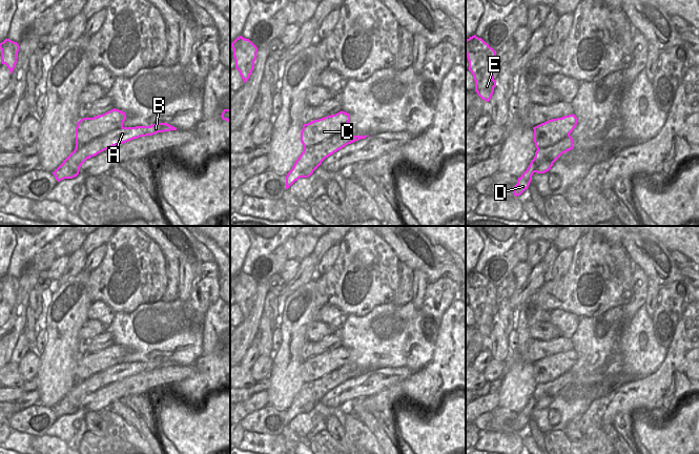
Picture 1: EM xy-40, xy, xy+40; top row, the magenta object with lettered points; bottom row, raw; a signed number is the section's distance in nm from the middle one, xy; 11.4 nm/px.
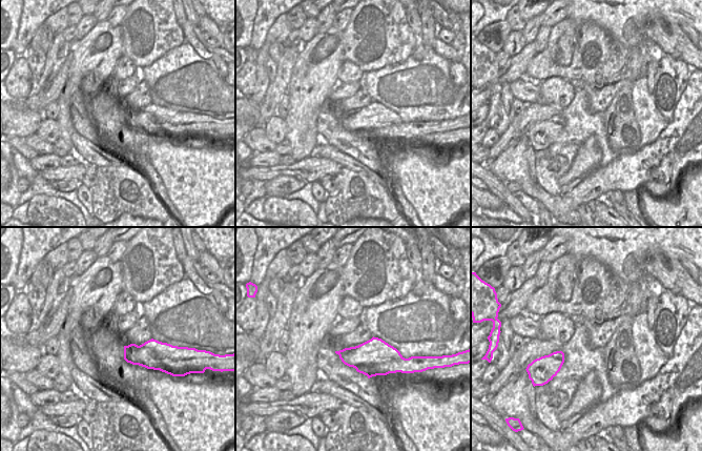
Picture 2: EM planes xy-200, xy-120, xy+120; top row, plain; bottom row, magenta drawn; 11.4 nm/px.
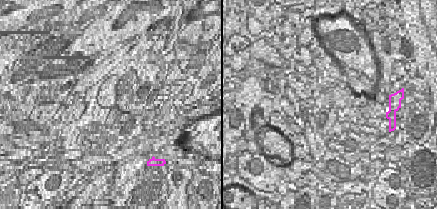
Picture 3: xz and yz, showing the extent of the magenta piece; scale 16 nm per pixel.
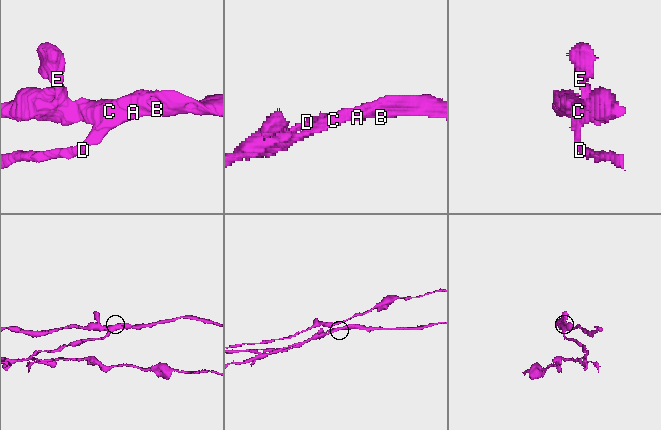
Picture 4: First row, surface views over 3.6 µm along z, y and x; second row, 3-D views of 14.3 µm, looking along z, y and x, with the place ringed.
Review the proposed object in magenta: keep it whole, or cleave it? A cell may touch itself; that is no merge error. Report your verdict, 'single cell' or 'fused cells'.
fused cells

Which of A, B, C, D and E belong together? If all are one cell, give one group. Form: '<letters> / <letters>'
A B C E / D

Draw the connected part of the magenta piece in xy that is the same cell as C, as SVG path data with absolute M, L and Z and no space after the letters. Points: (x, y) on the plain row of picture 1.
M342 346L303 360L301 367L303 388L310 388L313 391L314 400L318 403L326 393L346 380L369 372L353 371L346 365L349 356L350 350Z

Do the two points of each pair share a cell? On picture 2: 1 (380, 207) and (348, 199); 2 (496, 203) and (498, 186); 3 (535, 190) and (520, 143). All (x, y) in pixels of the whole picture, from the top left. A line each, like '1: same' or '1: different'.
1: same
2: different
3: same

